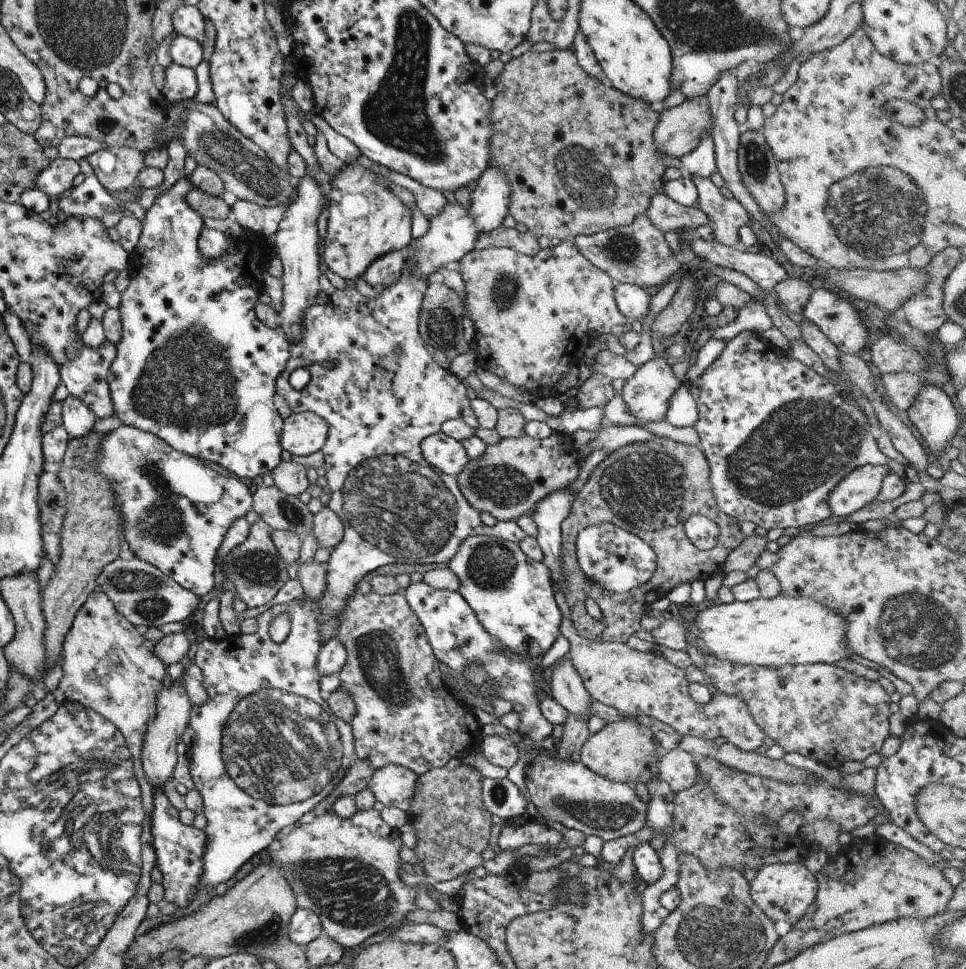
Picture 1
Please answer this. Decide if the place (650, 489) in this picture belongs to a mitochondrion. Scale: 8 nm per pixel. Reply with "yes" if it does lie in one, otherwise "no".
yes

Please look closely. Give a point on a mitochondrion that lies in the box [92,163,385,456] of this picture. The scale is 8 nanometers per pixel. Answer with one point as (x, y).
(184, 387)

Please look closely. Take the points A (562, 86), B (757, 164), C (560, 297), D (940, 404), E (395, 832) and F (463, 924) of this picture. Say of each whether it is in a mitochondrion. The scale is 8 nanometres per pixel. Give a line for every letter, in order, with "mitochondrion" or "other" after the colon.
A: other
B: mitochondrion
C: other
D: other
E: other
F: other

